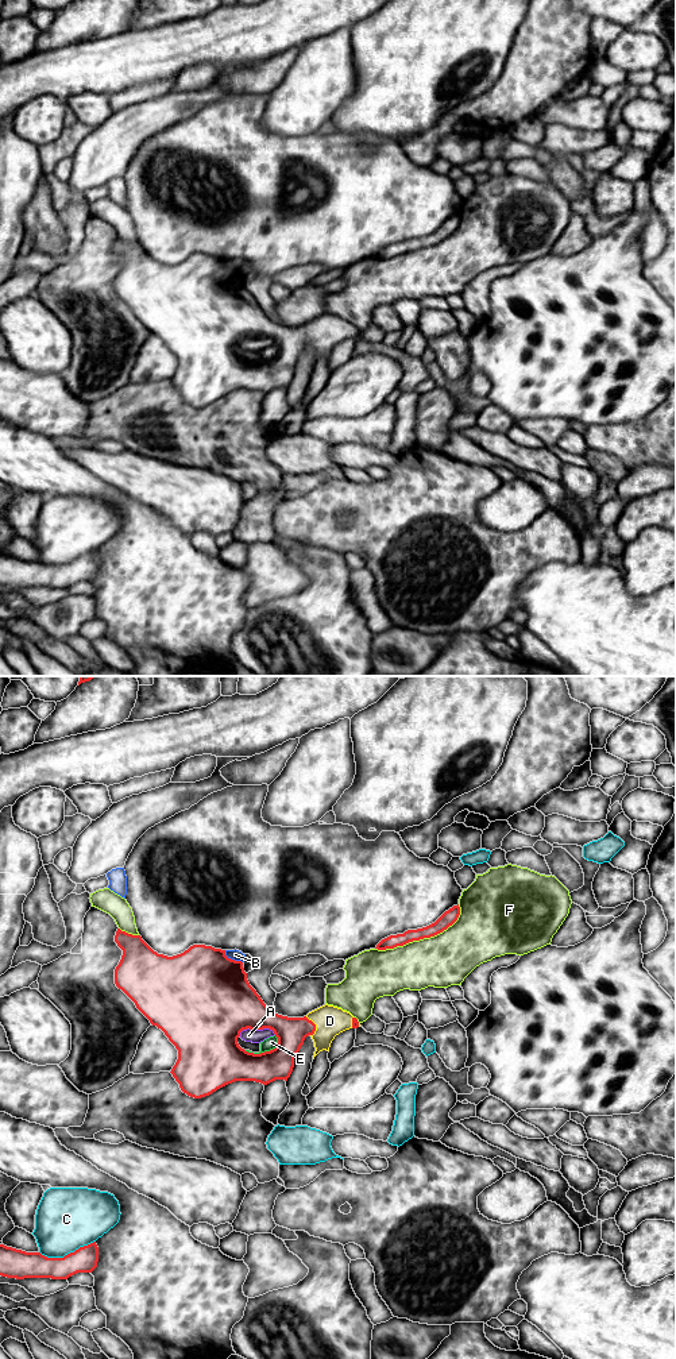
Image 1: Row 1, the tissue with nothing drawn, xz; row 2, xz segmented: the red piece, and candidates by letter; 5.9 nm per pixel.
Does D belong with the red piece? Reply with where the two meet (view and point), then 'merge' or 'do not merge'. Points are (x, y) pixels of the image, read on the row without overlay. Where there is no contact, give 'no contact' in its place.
xz (315, 335) | merge

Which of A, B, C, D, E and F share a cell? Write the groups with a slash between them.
A D E / B / C / F

